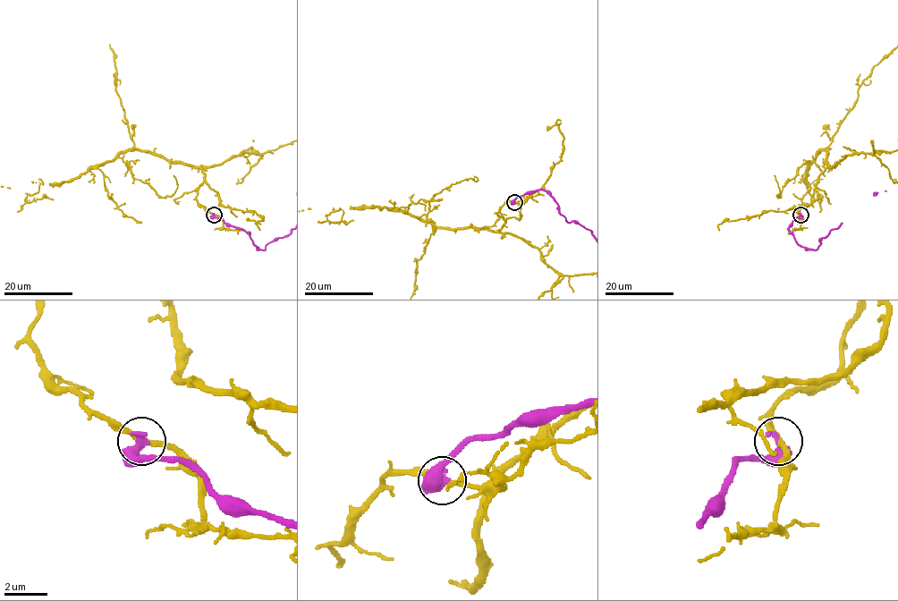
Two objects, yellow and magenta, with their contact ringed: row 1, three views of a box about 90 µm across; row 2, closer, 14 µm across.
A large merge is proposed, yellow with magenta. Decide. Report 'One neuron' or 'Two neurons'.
Two neurons

